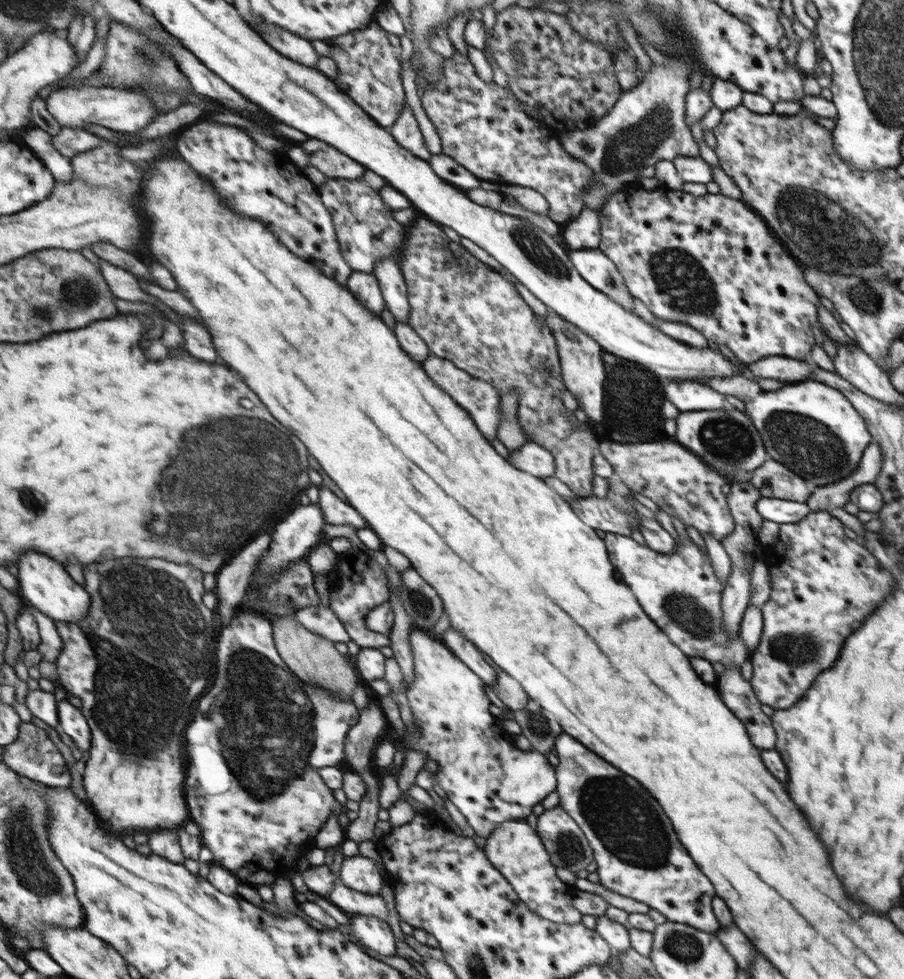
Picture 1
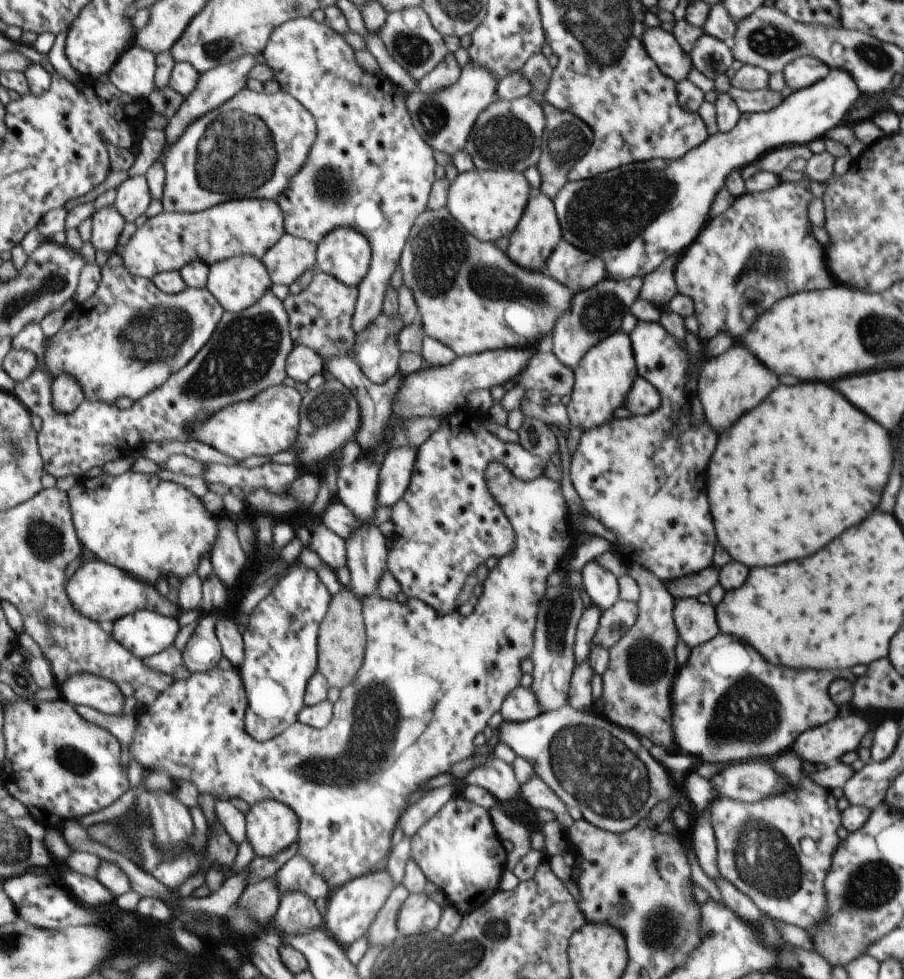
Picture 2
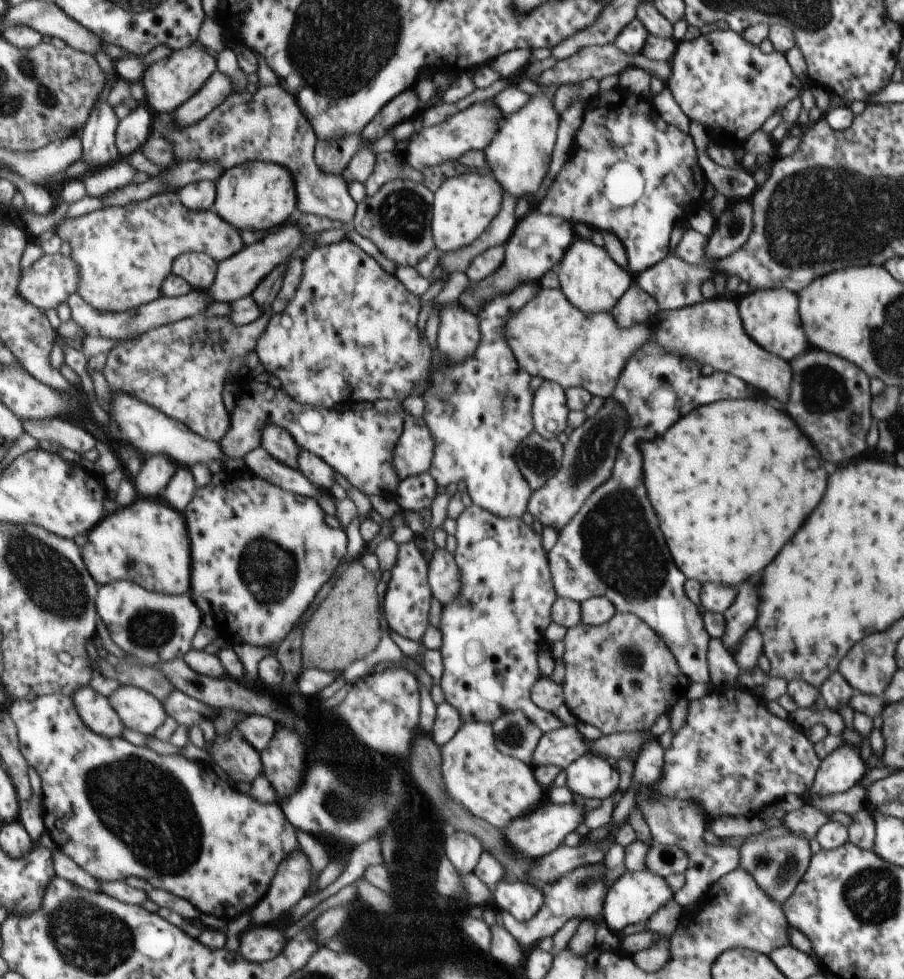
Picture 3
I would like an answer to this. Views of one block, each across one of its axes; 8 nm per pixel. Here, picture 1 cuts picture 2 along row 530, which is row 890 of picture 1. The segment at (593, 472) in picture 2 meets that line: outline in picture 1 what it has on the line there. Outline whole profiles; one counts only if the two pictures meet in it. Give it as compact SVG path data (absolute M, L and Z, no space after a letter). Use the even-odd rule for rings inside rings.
M562 733L557 737L556 755L560 760L556 771L559 774L559 805L580 826L584 826L584 834L588 834L588 842L596 846L597 872L602 886L618 892L622 896L628 896L644 902L649 908L661 912L668 921L686 924L696 927L708 933L716 933L721 928L719 919L714 911L714 898L716 892L710 884L710 880L698 870L696 862L688 856L686 848L680 844L678 836L674 834L674 828L664 814L662 806L630 776L590 752L590 748L584 746L579 739L572 735Z

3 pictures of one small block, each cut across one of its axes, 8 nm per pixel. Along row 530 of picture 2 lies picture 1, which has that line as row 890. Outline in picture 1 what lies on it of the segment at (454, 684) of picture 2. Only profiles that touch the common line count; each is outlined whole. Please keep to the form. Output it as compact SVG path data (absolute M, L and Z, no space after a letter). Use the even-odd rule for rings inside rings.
M503 822L486 839L484 850L488 850L487 858L492 858L492 862L496 862L500 870L504 870L504 878L508 878L507 881L529 909L552 922L581 923L582 914L575 906L575 896L570 894L572 890L562 884L562 880L558 880L551 855L544 850L540 838L526 822Z

